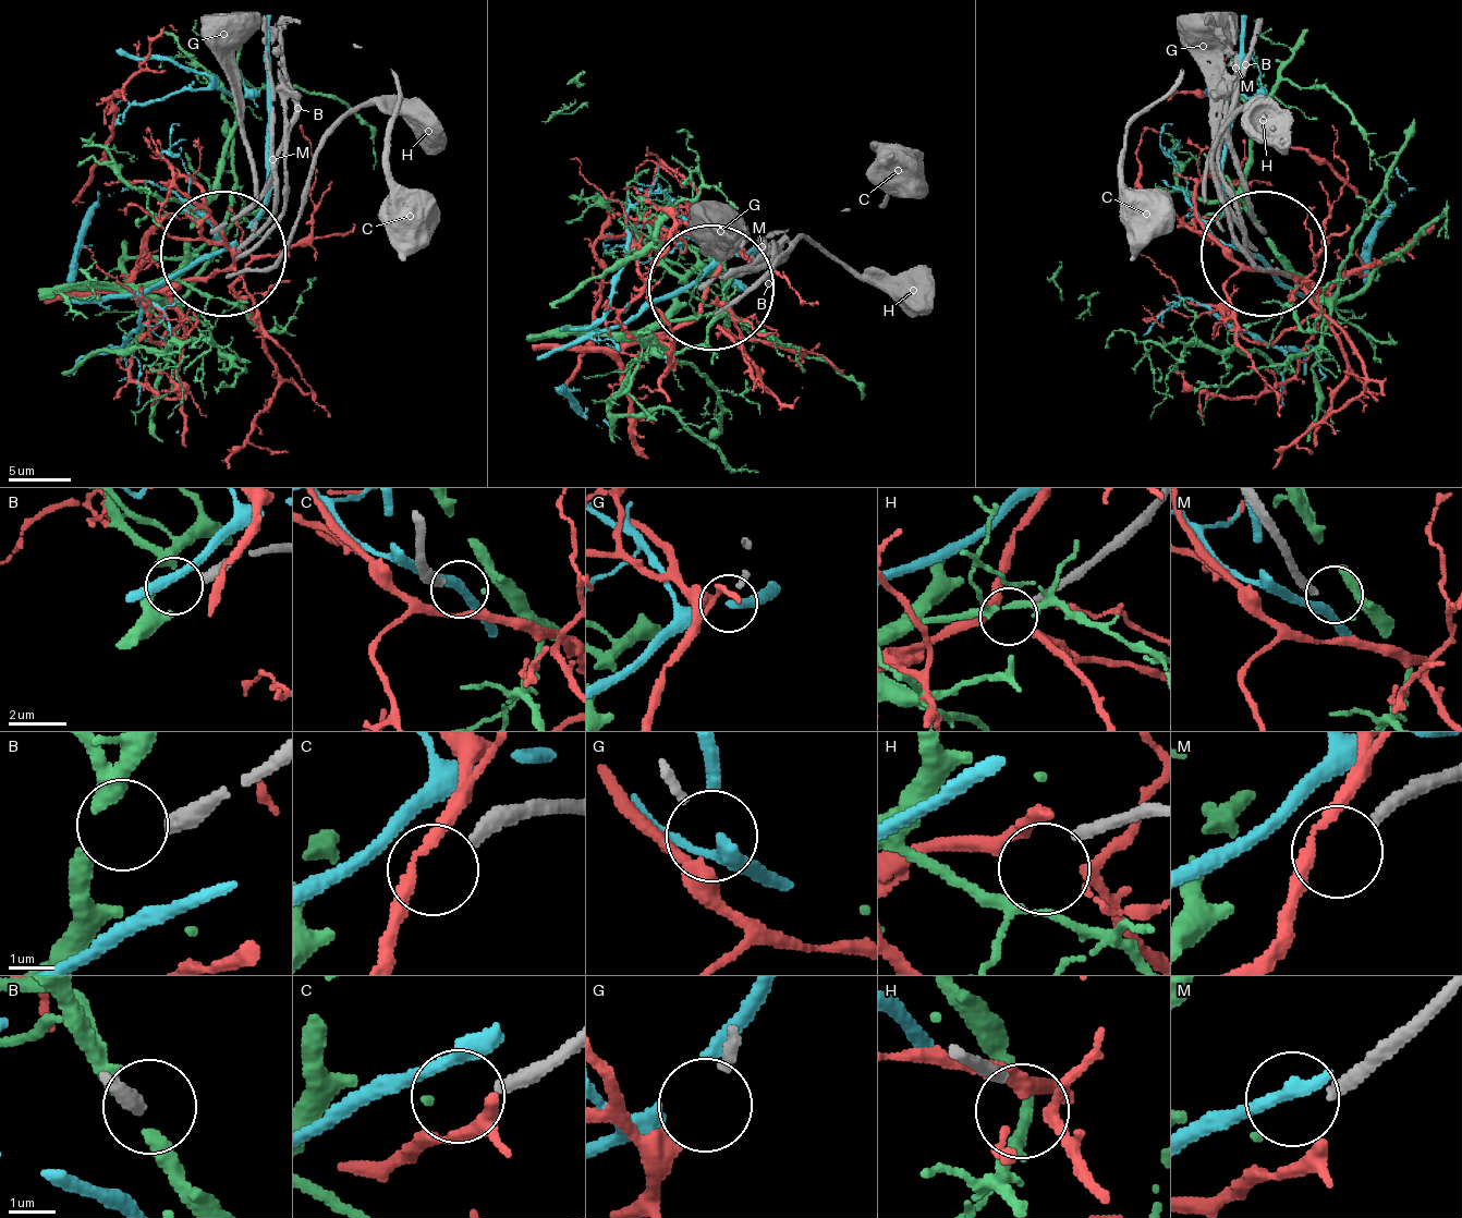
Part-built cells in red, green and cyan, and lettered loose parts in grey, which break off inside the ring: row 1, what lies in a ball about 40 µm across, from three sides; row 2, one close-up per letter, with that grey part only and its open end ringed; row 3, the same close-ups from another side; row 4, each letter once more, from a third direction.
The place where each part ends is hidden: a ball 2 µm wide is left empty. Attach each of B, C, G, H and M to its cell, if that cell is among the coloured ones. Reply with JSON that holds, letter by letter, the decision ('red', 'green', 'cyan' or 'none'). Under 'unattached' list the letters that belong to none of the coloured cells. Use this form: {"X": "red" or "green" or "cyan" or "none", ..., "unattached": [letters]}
{"B": "none", "C": "green", "G": "red", "H": "none", "M": "none", "unattached": ["B", "H", "M"]}

